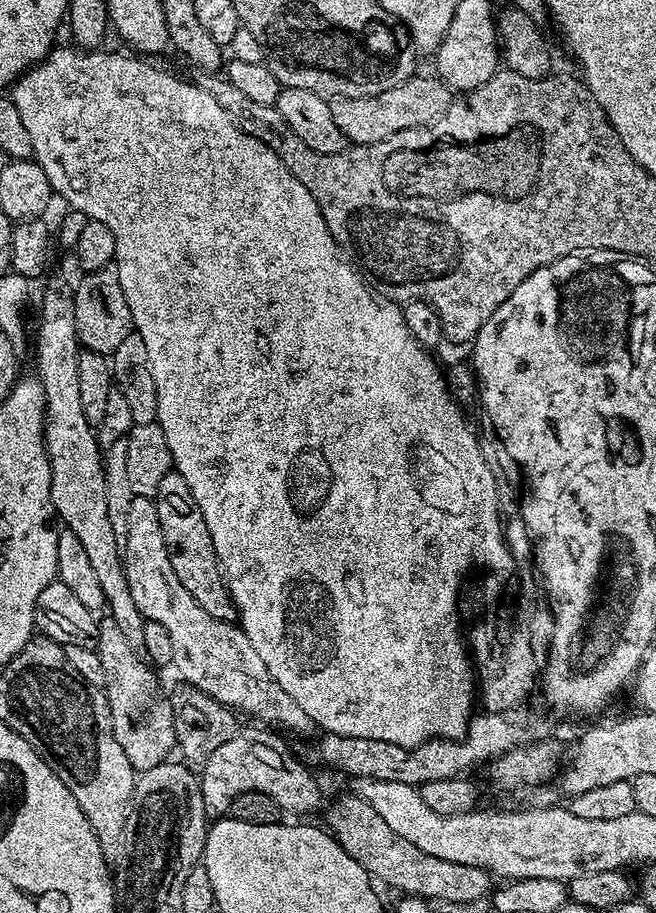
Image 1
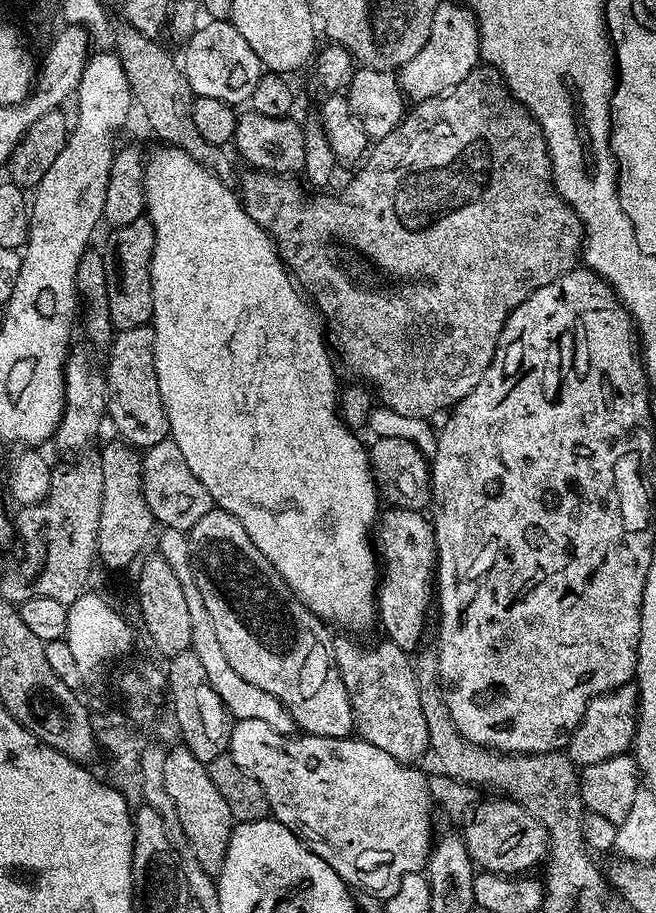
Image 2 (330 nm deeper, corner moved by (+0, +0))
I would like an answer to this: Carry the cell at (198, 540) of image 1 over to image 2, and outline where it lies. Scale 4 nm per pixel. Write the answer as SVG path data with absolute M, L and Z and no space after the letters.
M213 506L206 514L202 514L202 518L198 518L198 522L194 522L194 526L186 535L188 545L190 546L192 580L198 586L198 594L202 594L202 602L206 602L206 614L210 614L210 622L214 622L214 634L218 634L218 643L222 645L222 651L226 654L226 659L230 661L230 666L234 666L235 672L242 674L242 678L246 678L246 682L250 682L254 686L259 686L262 690L266 690L266 694L274 694L274 698L281 700L301 733L309 736L347 737L354 728L352 703L348 697L348 688L342 682L340 671L336 665L334 636L328 633L330 630L325 621L309 610L288 589L288 583L280 577L278 570L274 570L274 566L270 566L266 554L262 554L262 550L258 550L258 546L254 546L254 542L250 542L250 534L246 534L246 530L242 530L242 522L238 522L238 518L234 518L234 514Z

